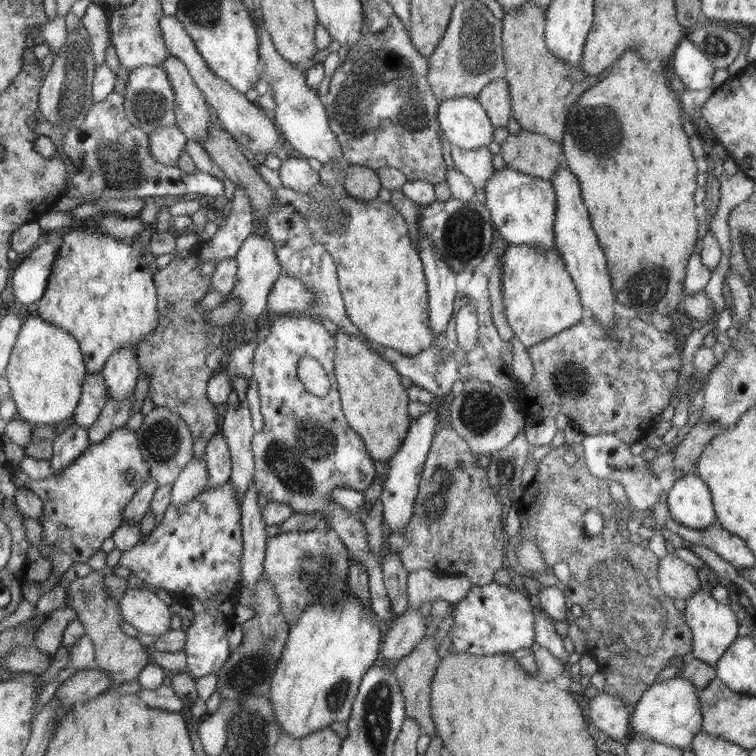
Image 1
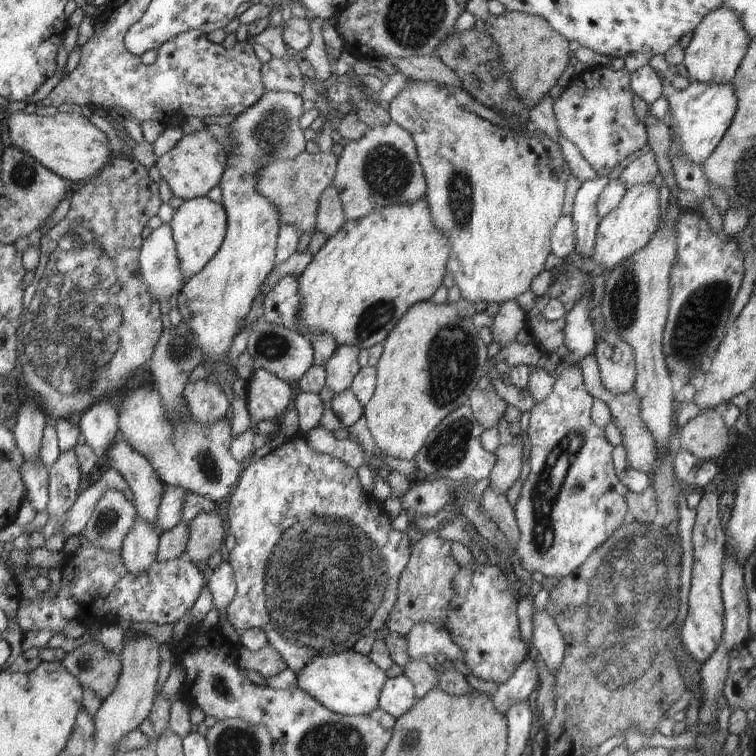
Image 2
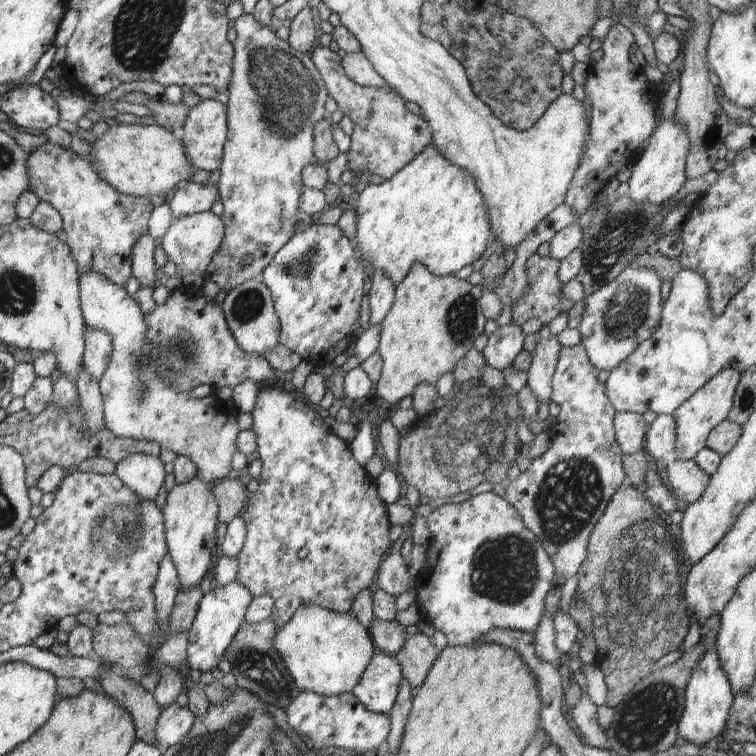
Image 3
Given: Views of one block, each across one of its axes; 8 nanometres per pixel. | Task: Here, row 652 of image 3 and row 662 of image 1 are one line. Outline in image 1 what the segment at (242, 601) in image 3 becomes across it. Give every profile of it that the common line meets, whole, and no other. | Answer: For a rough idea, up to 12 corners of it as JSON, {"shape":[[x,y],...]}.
{"shape":[[232,481],[168,505],[119,559],[194,612],[193,679],[230,658],[243,585]]}

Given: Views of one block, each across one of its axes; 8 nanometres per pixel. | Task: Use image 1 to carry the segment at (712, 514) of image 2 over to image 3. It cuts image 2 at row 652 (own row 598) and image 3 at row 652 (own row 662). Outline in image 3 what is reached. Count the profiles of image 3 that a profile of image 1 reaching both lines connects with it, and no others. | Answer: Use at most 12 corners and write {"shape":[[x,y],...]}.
{"shape":[[721,616],[700,625],[678,733],[696,746],[723,738],[732,686],[716,648]]}

